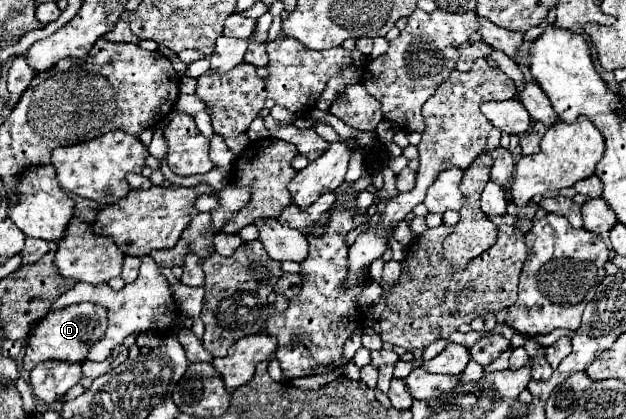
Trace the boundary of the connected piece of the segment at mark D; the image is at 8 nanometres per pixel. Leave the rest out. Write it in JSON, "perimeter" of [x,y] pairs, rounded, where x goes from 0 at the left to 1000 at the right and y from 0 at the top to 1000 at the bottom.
{"perimeter":[[[121,723],[93,742],[80,742],[51,795],[51,809],[38,828],[38,857],[35,876],[42,885],[51,885],[61,866],[77,857],[96,857],[96,862],[134,862],[141,828],[157,814],[157,804],[169,785],[169,737],[153,723]]]}

